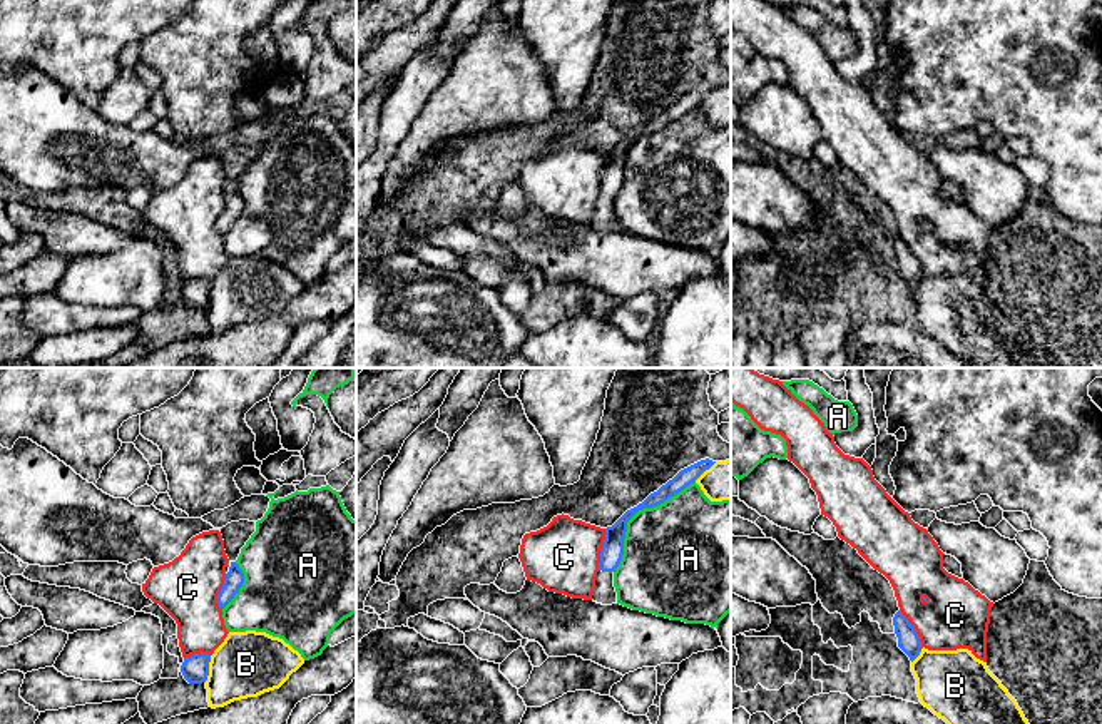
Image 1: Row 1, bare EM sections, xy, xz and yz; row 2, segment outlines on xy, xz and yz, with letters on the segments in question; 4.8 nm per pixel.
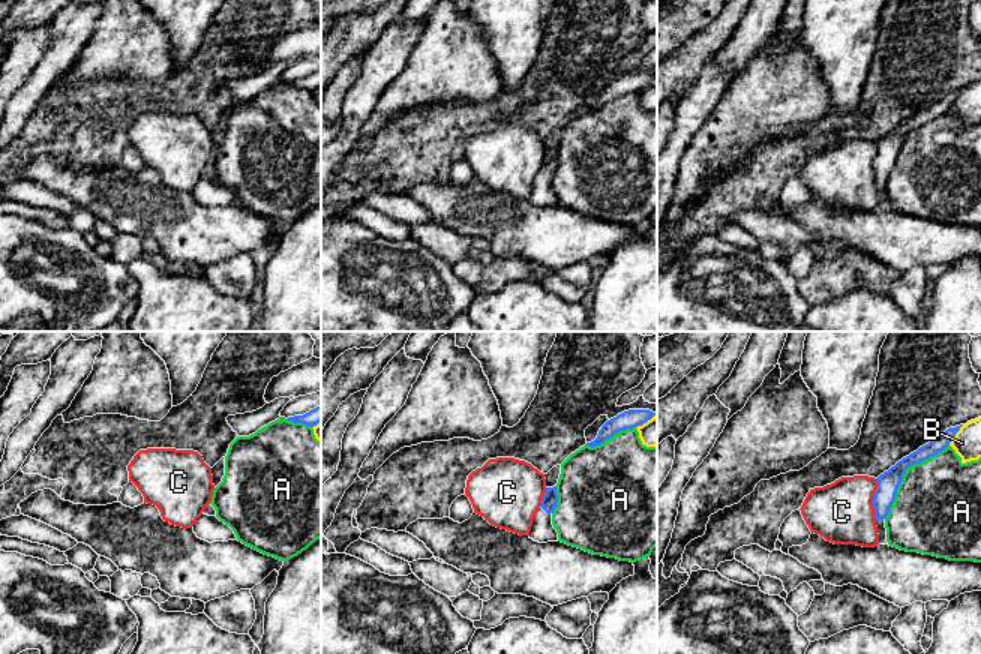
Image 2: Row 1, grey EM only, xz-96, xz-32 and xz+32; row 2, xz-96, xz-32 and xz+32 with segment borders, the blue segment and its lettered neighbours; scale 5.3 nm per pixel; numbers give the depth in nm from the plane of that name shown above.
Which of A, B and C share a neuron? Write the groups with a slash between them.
A / B / C

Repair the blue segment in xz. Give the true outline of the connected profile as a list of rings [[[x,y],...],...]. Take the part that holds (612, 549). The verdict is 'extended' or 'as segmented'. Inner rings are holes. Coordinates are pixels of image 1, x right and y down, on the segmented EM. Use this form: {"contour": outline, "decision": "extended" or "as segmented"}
{"contour": [[[706,458],[684,470],[681,470],[672,480],[662,485],[657,492],[650,493],[642,503],[627,510],[612,527],[605,528],[605,540],[600,550],[600,563],[595,577],[595,589],[592,600],[602,605],[612,605],[617,602],[617,592],[614,587],[614,572],[619,567],[624,555],[624,538],[627,532],[627,522],[644,508],[652,508],[671,497],[682,492],[694,483],[706,470],[716,461]]], "decision": "extended"}

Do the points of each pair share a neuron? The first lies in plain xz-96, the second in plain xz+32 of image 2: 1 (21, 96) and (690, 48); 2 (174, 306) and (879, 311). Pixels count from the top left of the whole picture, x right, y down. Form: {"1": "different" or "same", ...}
{"1": "different", "2": "same"}

